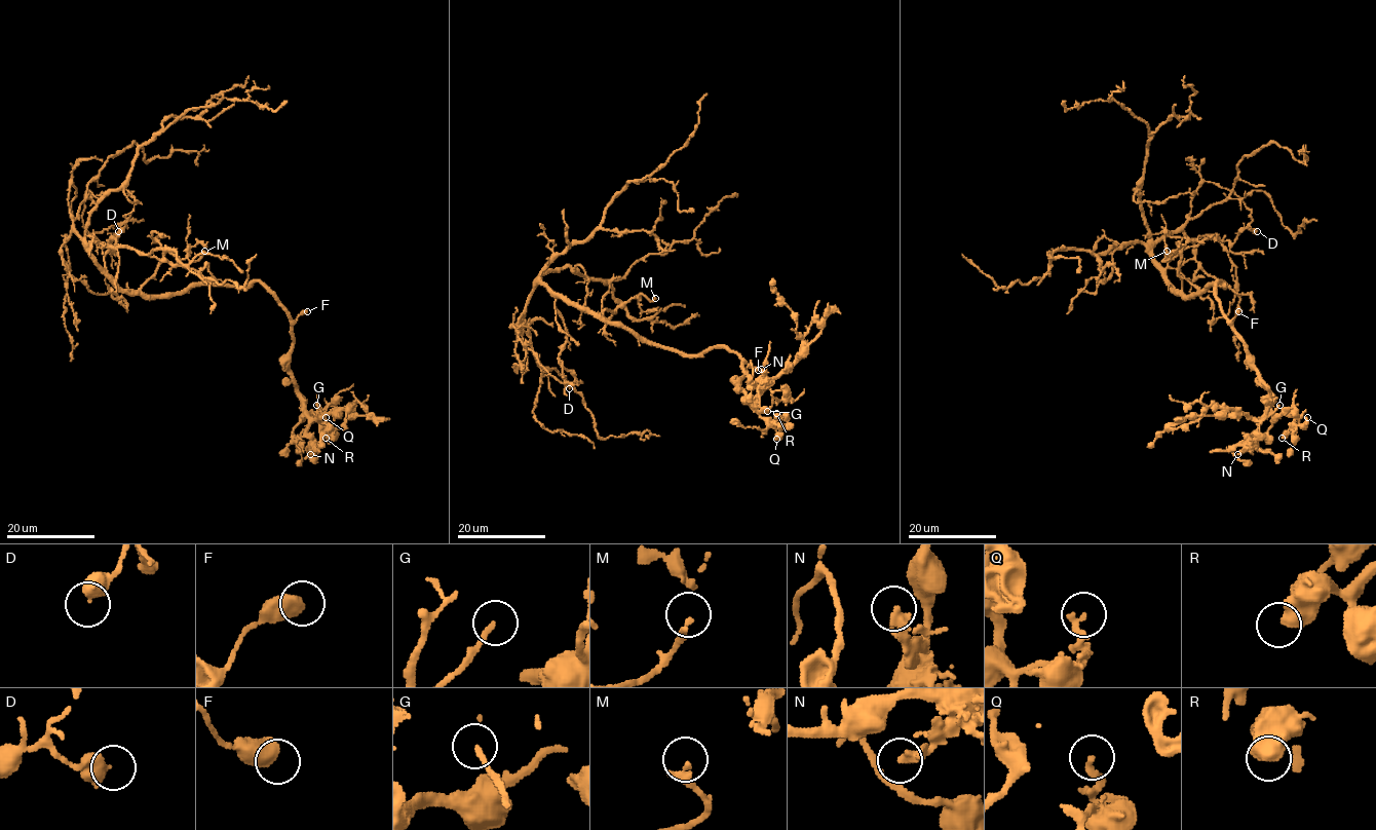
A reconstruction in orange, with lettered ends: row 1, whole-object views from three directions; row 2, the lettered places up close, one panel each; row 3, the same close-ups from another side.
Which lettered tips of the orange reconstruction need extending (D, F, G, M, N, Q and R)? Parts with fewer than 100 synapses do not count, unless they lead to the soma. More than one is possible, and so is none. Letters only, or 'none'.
none

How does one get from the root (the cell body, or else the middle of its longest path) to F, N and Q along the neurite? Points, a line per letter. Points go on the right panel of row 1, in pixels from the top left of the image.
F: (1192, 295), (1209, 285), (1224, 287), (1219, 281), (1217, 299), (1220, 309), (1231, 322), (1238, 311)
N: (1192, 295), (1209, 285), (1224, 287), (1217, 284), (1220, 309), (1268, 391), (1259, 427), (1237, 454)
Q: (1192, 295), (1209, 285), (1224, 287), (1217, 284), (1220, 309), (1267, 389), (1269, 407), (1297, 424), (1307, 417)

